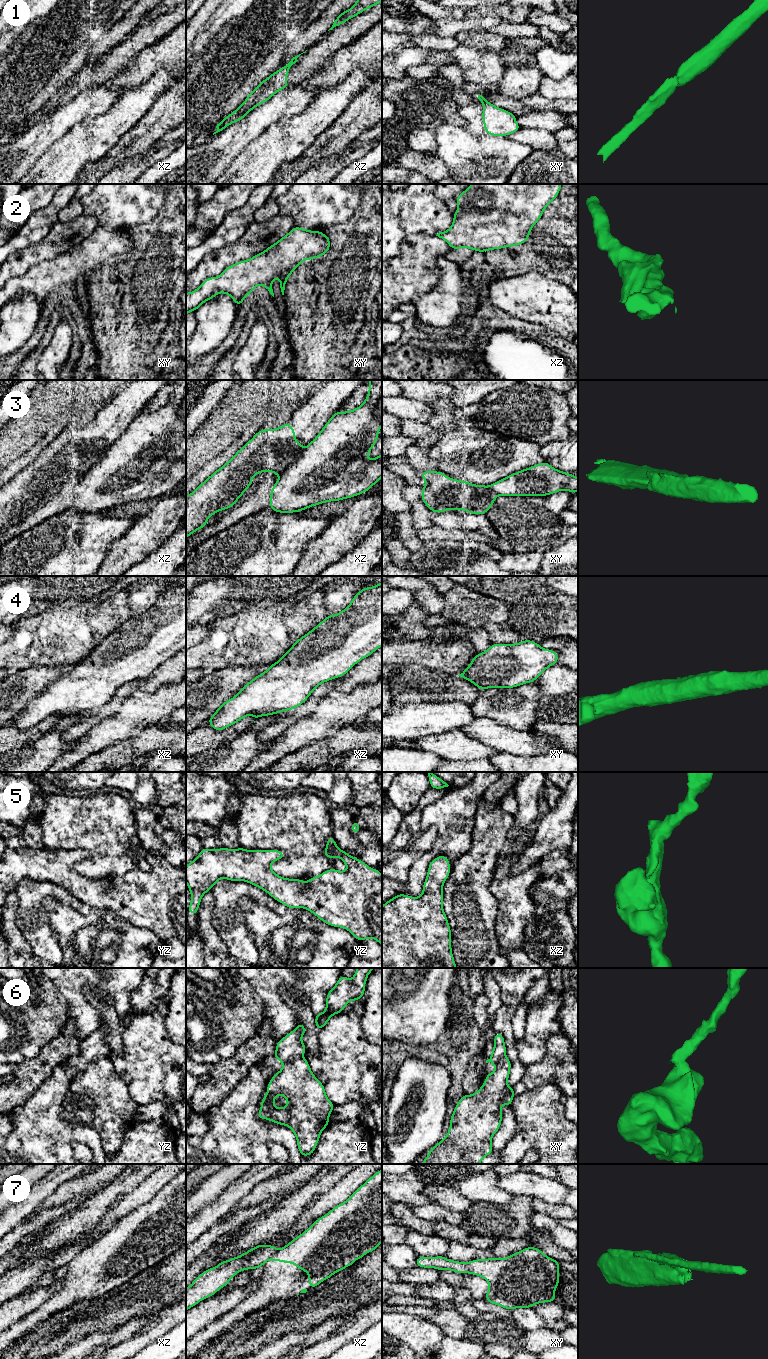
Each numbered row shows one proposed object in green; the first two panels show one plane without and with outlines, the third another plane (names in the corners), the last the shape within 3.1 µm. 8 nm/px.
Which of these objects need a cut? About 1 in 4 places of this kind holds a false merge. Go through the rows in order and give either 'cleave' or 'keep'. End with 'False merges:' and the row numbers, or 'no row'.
1: cleave
2: keep
3: cleave
4: keep
5: keep
6: cleave
7: cleave
False merges: 1, 3, 6, 7

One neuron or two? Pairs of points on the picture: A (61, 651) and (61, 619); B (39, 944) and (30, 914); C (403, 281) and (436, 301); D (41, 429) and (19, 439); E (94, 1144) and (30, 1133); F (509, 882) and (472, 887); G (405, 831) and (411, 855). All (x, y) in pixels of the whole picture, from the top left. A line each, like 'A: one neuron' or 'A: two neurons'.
A: one neuron
B: one neuron
C: two neurons
D: one neuron
E: one neuron
F: two neurons
G: two neurons

